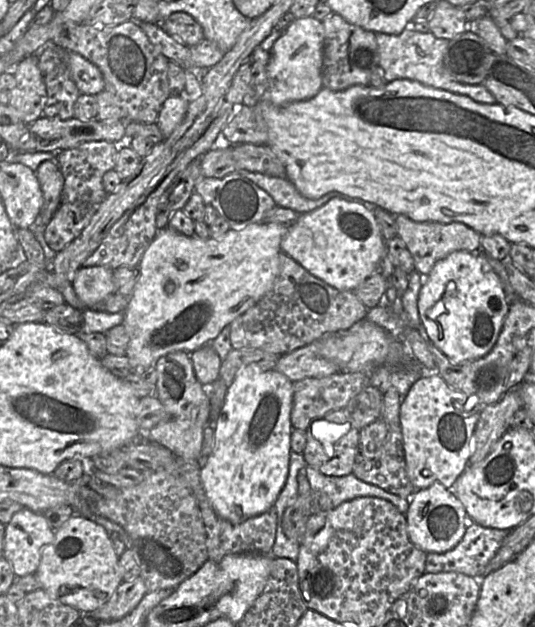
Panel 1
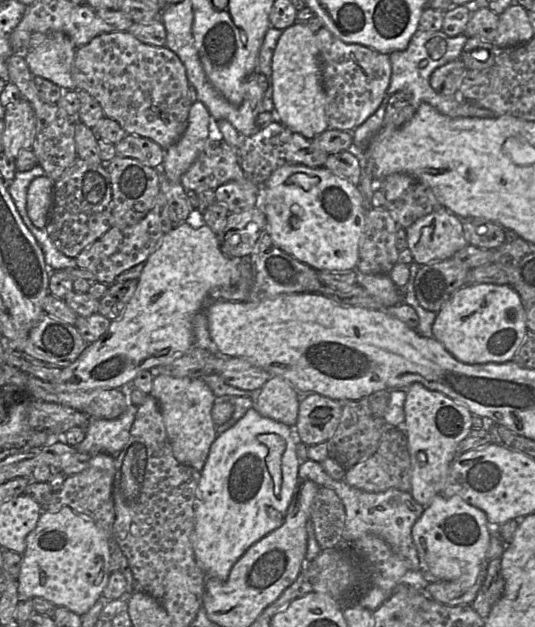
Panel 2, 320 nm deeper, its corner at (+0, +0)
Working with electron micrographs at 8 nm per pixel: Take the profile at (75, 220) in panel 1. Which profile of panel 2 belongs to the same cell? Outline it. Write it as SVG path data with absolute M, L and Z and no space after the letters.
M77 157L54 183L53 204L45 228L55 247L76 258L88 245L111 228L112 188L106 164L94 164Z

